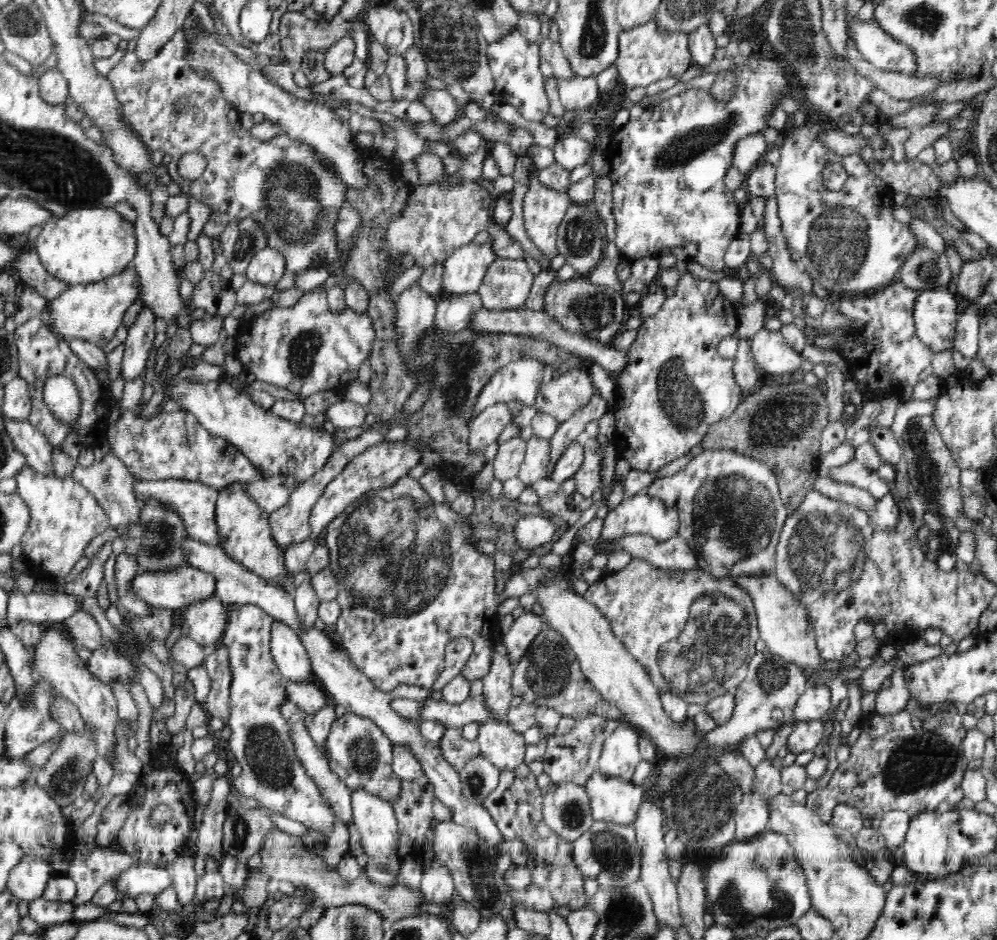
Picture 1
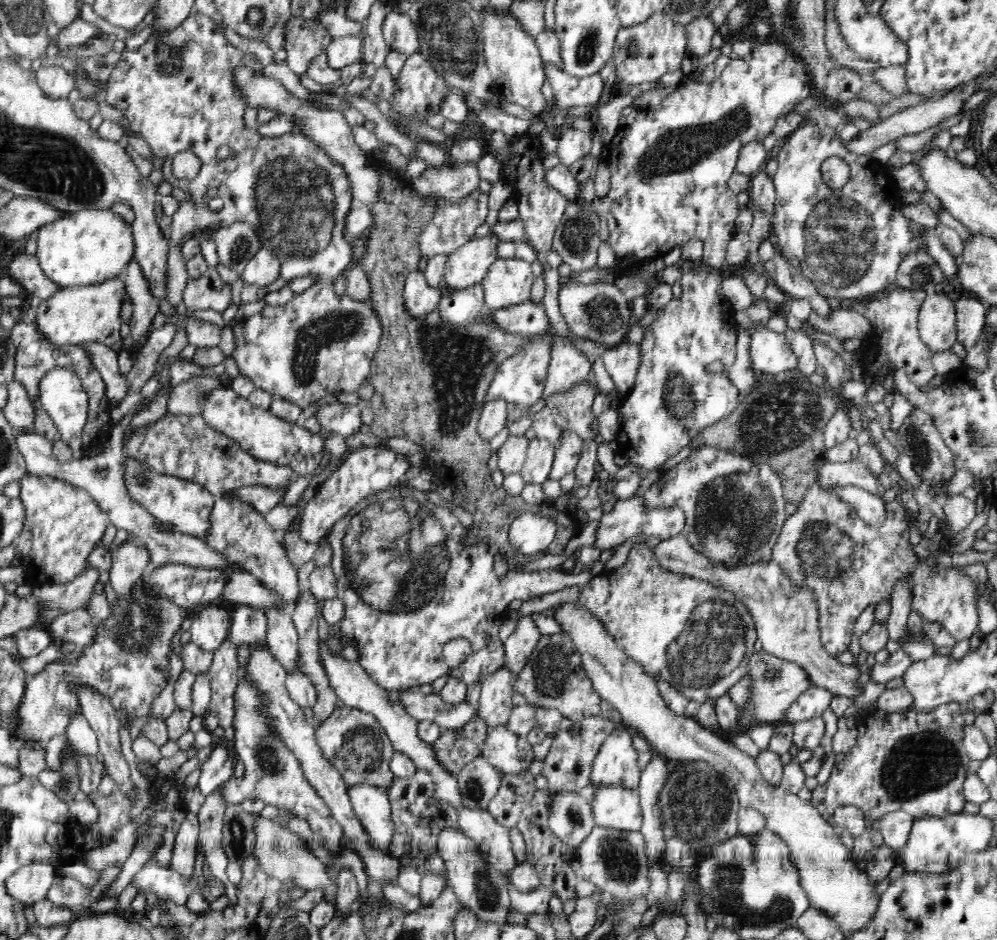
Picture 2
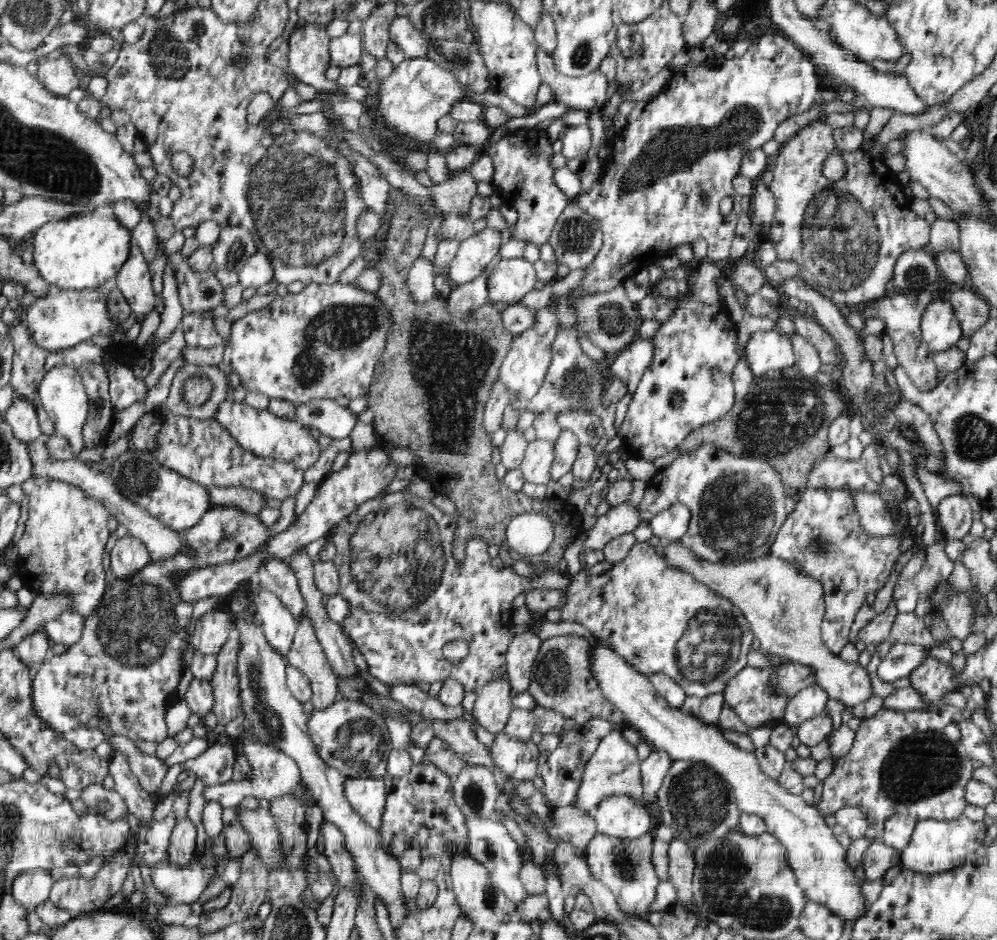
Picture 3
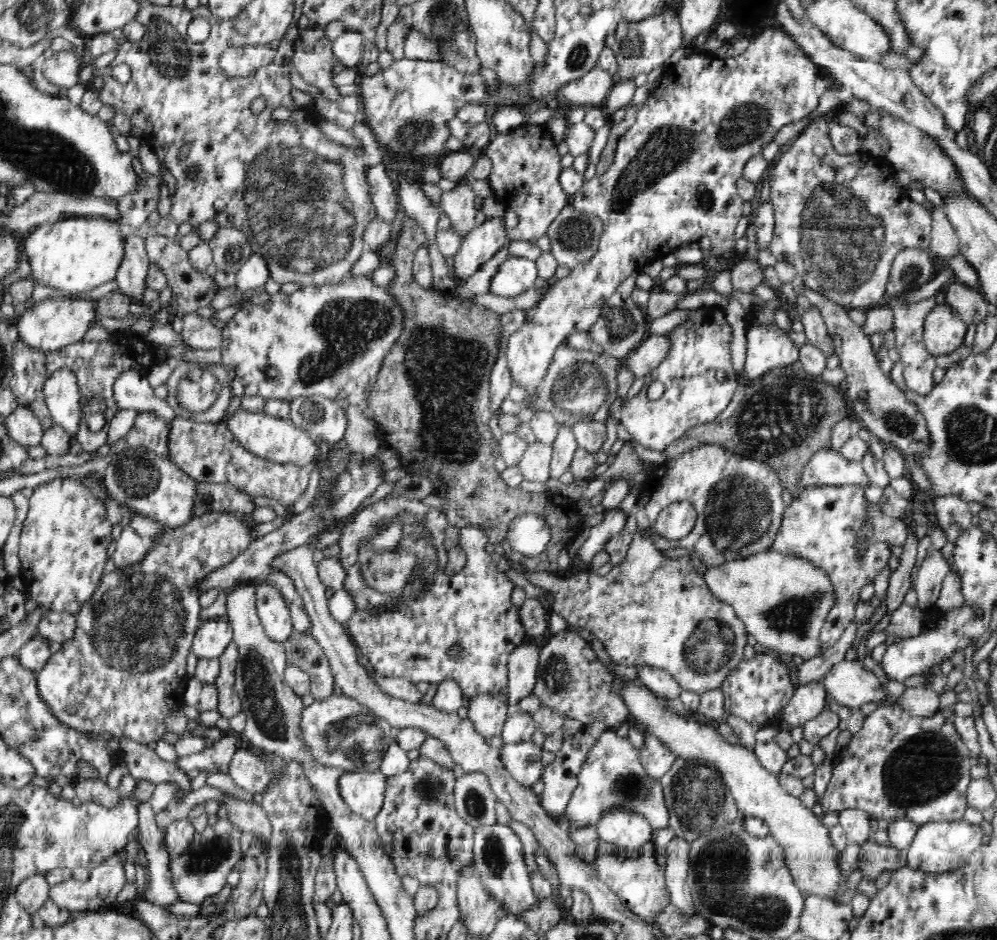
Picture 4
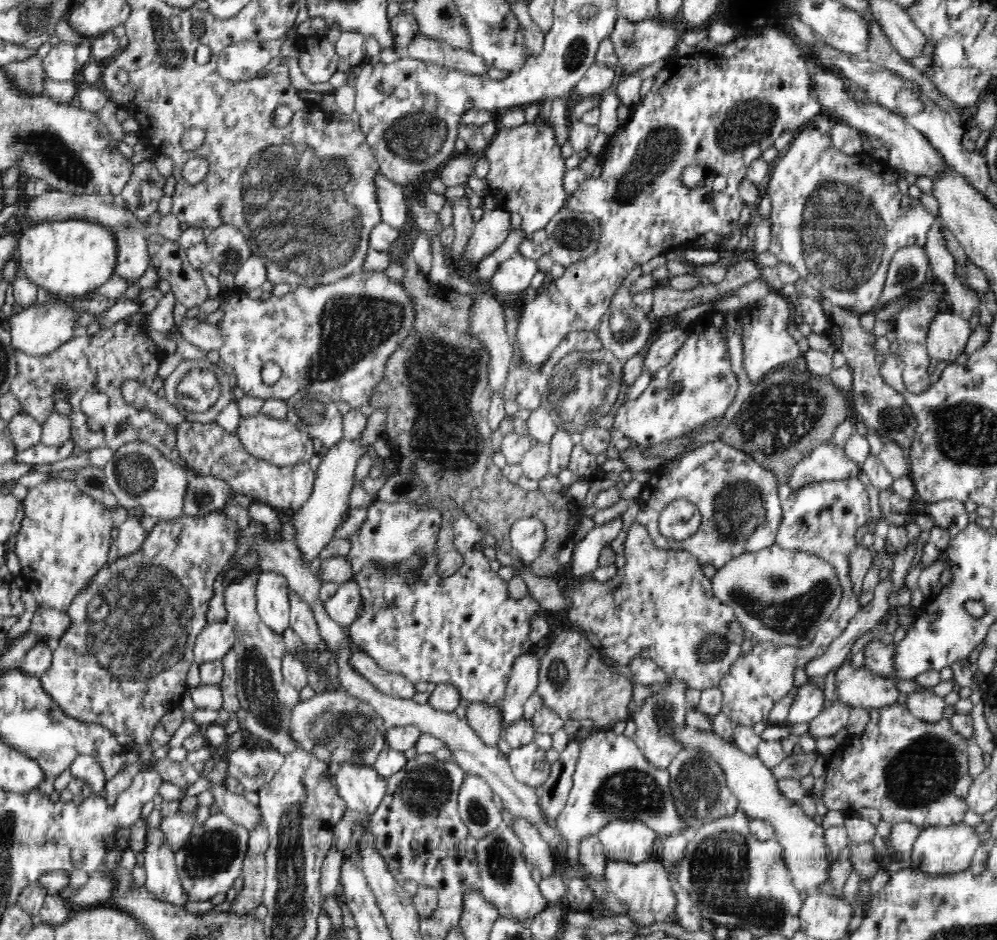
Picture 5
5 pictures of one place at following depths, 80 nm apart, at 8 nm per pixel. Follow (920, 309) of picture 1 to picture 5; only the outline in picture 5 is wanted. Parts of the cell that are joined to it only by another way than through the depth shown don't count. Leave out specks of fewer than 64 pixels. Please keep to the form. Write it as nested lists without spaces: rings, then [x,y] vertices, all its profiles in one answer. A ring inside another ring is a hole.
[[[946,310],[939,312],[929,325],[926,346],[930,358],[935,358],[938,362],[946,360],[946,364],[950,364],[964,352],[971,336],[968,320]]]

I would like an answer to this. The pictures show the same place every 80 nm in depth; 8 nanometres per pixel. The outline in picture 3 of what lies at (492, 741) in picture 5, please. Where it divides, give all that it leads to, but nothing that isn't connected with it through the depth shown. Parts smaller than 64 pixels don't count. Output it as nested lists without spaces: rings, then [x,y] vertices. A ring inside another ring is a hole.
[[[506,678],[494,680],[476,693],[472,714],[478,724],[495,735],[506,726],[514,709],[511,685]]]

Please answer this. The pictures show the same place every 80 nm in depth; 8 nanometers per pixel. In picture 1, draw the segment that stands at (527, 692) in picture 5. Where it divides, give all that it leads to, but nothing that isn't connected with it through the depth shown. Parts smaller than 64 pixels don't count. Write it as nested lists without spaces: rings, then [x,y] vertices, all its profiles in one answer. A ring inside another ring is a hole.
[[[524,613],[518,617],[508,633],[502,635],[504,646],[508,649],[508,659],[515,665],[526,654],[530,643],[541,631],[543,622],[534,613]]]

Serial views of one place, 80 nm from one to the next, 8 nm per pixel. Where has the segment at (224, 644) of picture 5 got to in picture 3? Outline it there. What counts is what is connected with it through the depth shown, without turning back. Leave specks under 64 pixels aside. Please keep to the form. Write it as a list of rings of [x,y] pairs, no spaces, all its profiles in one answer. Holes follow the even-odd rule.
[[[211,611],[200,617],[197,622],[198,628],[191,636],[193,648],[204,654],[216,655],[234,628],[234,621],[229,612]]]

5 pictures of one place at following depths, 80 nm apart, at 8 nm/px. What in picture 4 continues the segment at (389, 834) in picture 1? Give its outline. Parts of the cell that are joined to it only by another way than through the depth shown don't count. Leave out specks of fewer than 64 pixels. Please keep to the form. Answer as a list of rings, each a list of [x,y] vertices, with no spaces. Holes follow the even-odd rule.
[[[343,770],[338,792],[352,813],[373,823],[385,799],[387,778],[380,772]]]

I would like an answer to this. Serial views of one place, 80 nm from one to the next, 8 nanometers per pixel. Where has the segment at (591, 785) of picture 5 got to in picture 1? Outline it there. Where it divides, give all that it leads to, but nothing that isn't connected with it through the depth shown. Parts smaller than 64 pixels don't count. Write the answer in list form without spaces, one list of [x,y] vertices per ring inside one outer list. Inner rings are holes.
[[[623,722],[614,729],[604,741],[598,771],[602,775],[631,782],[632,774],[641,760],[639,735],[634,725]]]

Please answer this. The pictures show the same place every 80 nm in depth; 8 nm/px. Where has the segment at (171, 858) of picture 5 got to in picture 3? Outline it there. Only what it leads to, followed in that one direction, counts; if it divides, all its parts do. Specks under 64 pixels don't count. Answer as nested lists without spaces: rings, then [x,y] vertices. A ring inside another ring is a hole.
[[[113,749],[107,758],[109,762],[109,774],[115,780],[114,789],[122,795],[126,801],[130,814],[135,815],[142,825],[154,822],[155,803],[151,800],[151,793],[141,787],[138,777],[130,770],[128,759]]]

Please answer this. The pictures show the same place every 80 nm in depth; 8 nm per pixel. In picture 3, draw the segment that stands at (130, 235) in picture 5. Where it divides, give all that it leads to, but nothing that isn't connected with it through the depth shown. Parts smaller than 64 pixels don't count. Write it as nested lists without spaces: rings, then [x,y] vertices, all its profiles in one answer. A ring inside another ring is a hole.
[[[131,244],[126,262],[115,276],[117,287],[128,299],[136,321],[143,321],[156,306],[156,293],[152,289],[152,276],[148,262],[137,244]]]

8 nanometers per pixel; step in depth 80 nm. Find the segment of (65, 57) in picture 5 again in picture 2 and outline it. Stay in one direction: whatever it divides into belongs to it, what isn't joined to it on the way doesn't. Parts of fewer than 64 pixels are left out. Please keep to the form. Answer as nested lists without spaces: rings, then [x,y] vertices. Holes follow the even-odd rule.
[[[60,66],[40,67],[35,76],[46,97],[57,100],[67,99],[70,92],[76,88],[76,80],[68,68]]]

